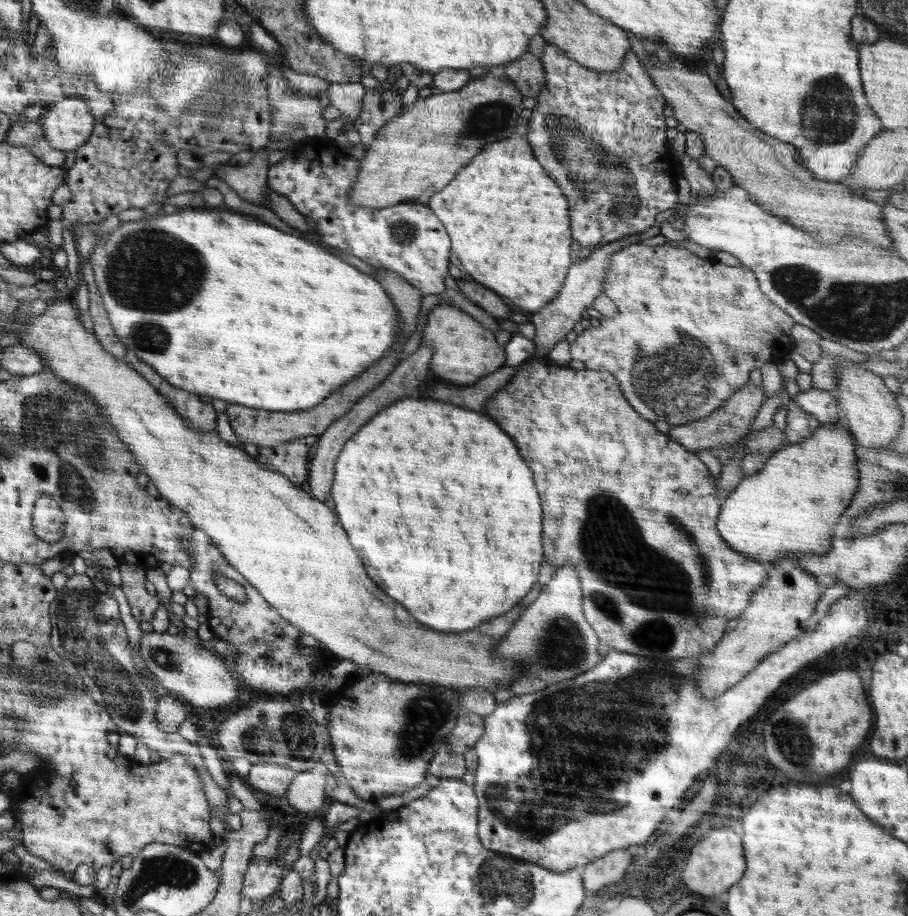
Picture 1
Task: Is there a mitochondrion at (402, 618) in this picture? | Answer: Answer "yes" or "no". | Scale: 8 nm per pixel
no

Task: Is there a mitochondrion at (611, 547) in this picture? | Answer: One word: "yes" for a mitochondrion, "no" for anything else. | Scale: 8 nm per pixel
yes

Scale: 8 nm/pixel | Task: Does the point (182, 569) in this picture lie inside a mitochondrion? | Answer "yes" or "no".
no

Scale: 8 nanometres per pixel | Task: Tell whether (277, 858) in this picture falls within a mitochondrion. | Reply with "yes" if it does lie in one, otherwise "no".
no

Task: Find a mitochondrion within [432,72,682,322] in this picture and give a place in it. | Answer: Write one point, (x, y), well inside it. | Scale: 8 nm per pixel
(591, 158)

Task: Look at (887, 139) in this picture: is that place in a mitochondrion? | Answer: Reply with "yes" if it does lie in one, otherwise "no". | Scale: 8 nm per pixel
no

